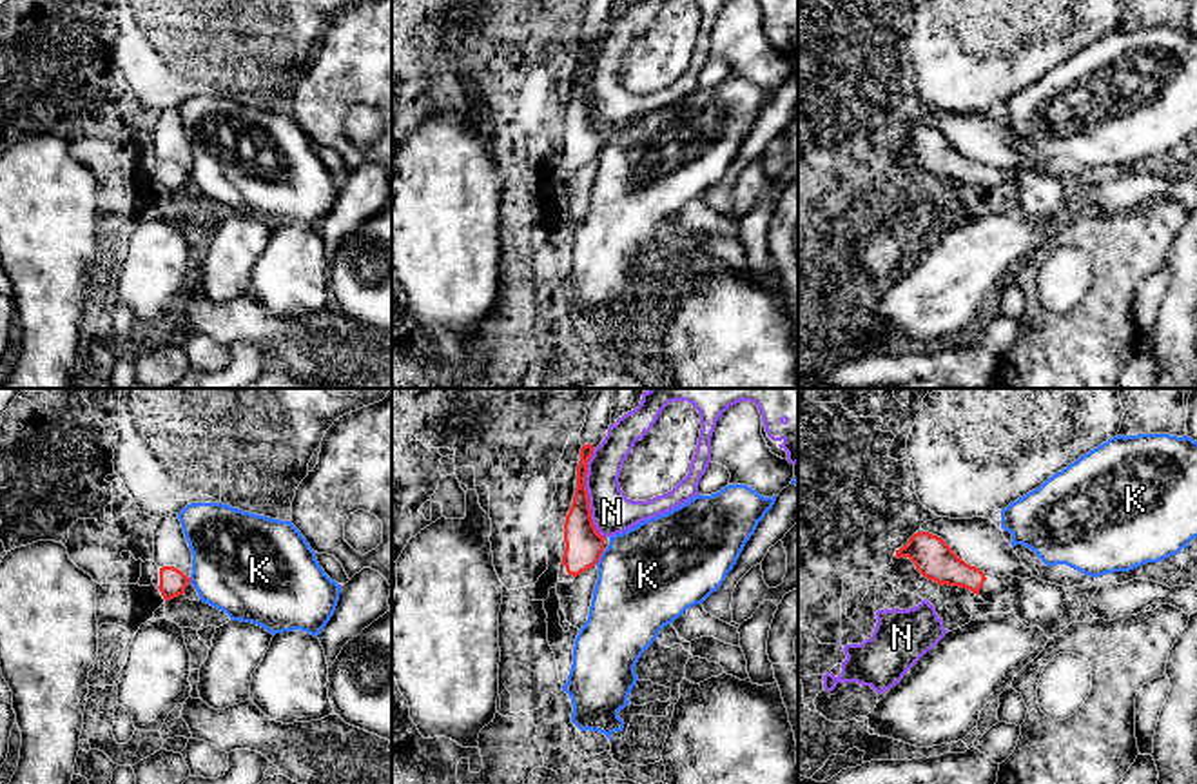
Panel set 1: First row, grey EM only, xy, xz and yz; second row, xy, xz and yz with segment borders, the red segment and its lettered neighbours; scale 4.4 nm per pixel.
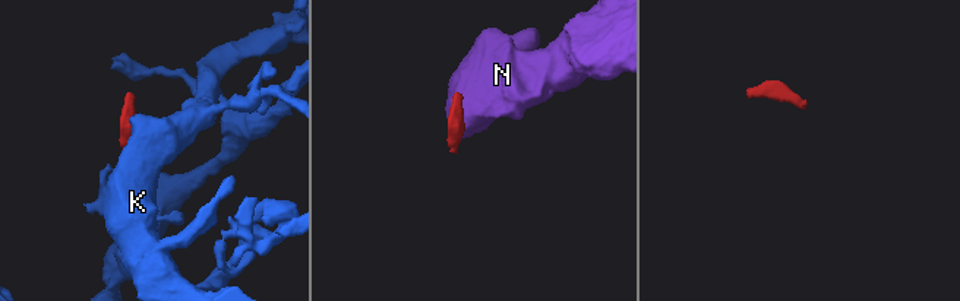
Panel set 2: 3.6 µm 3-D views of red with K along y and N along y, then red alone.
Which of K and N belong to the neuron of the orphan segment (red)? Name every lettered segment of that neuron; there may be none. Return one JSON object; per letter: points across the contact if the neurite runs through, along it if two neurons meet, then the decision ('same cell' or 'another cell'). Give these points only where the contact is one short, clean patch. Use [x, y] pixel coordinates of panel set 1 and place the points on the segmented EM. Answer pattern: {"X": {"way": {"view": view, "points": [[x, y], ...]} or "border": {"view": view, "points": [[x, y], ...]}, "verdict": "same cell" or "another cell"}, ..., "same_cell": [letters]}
{"K": {"border": {"view": "xz", "points": [[604, 550], [595, 563]]}, "verdict": "another cell"}, "N": {"border": {"view": "xz", "points": [[593, 449], [588, 460], [586, 496], [592, 523], [604, 538]]}, "verdict": "another cell"}, "same_cell": []}

